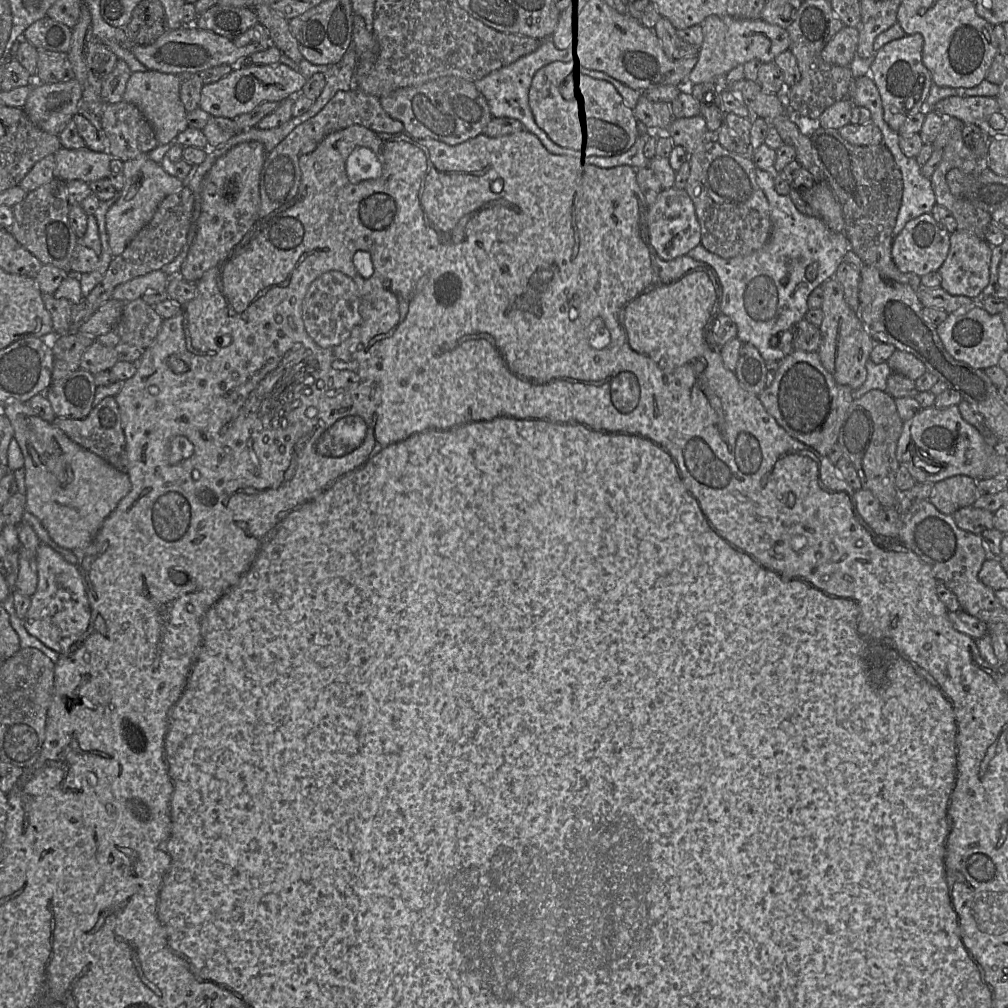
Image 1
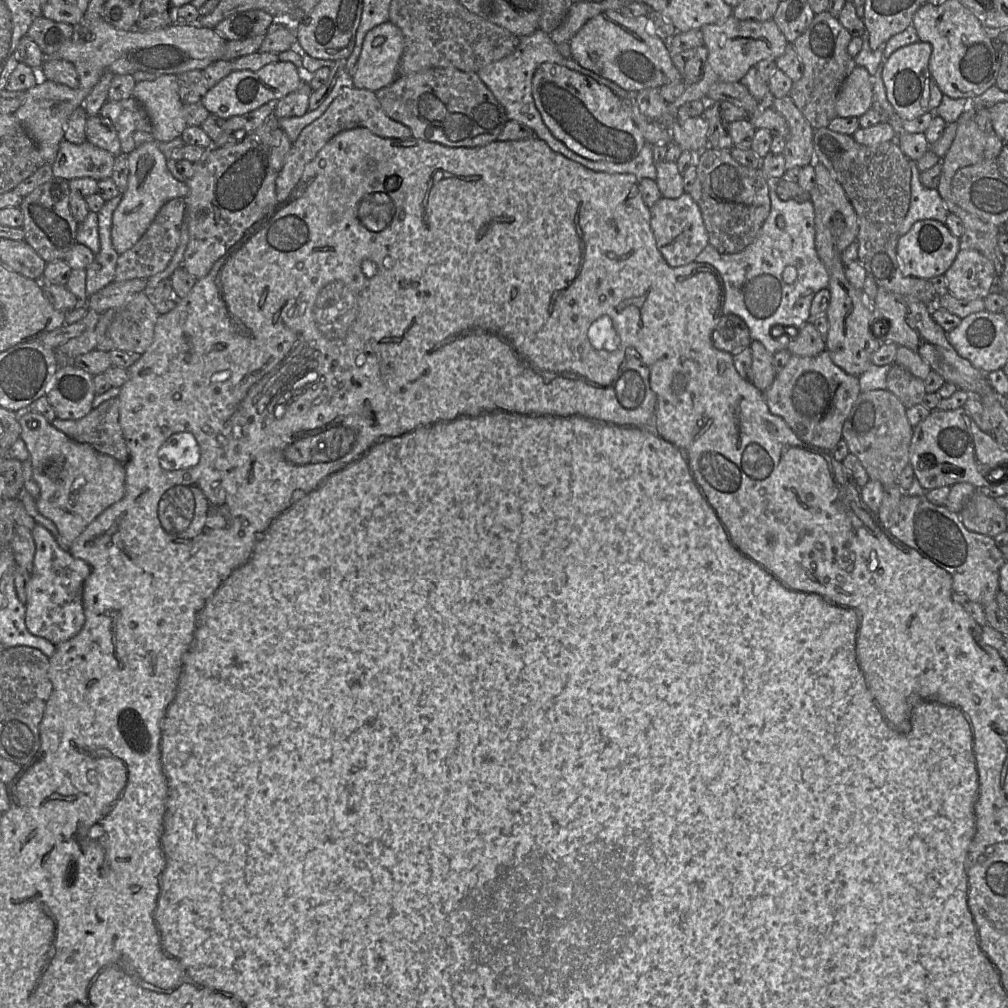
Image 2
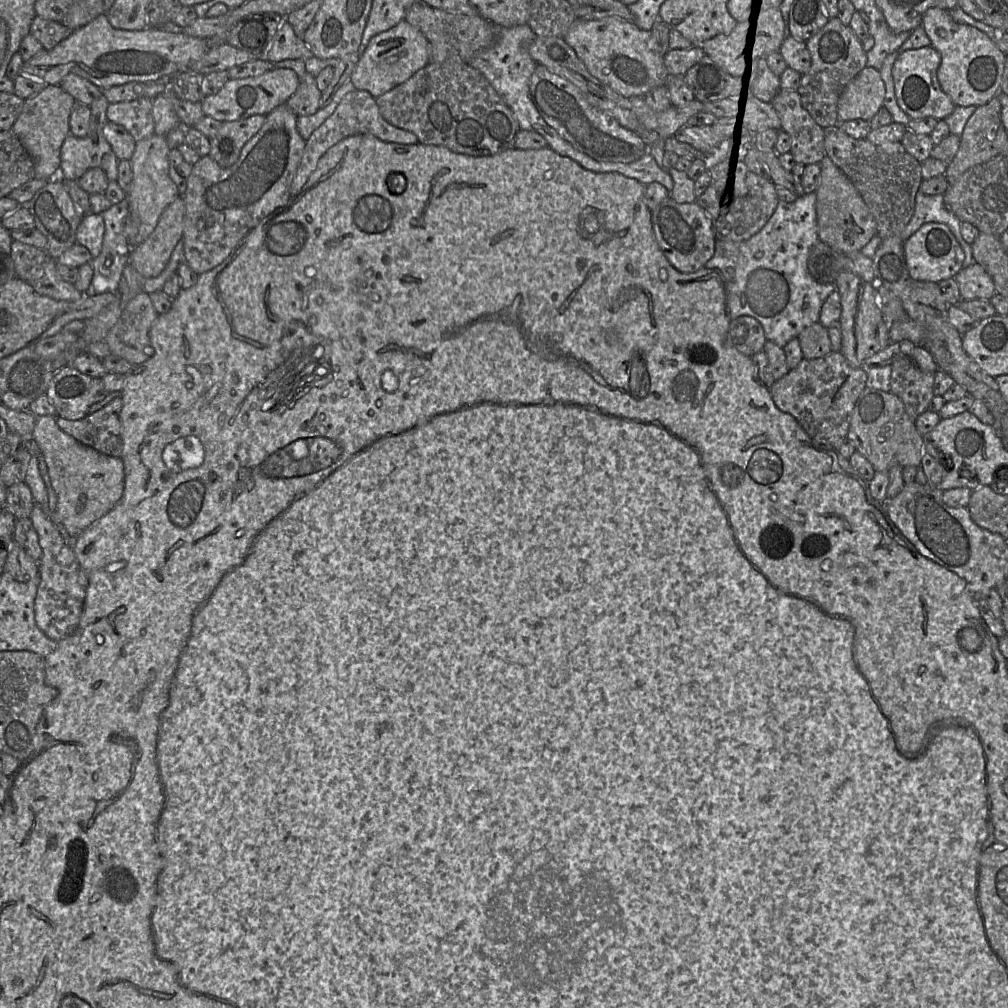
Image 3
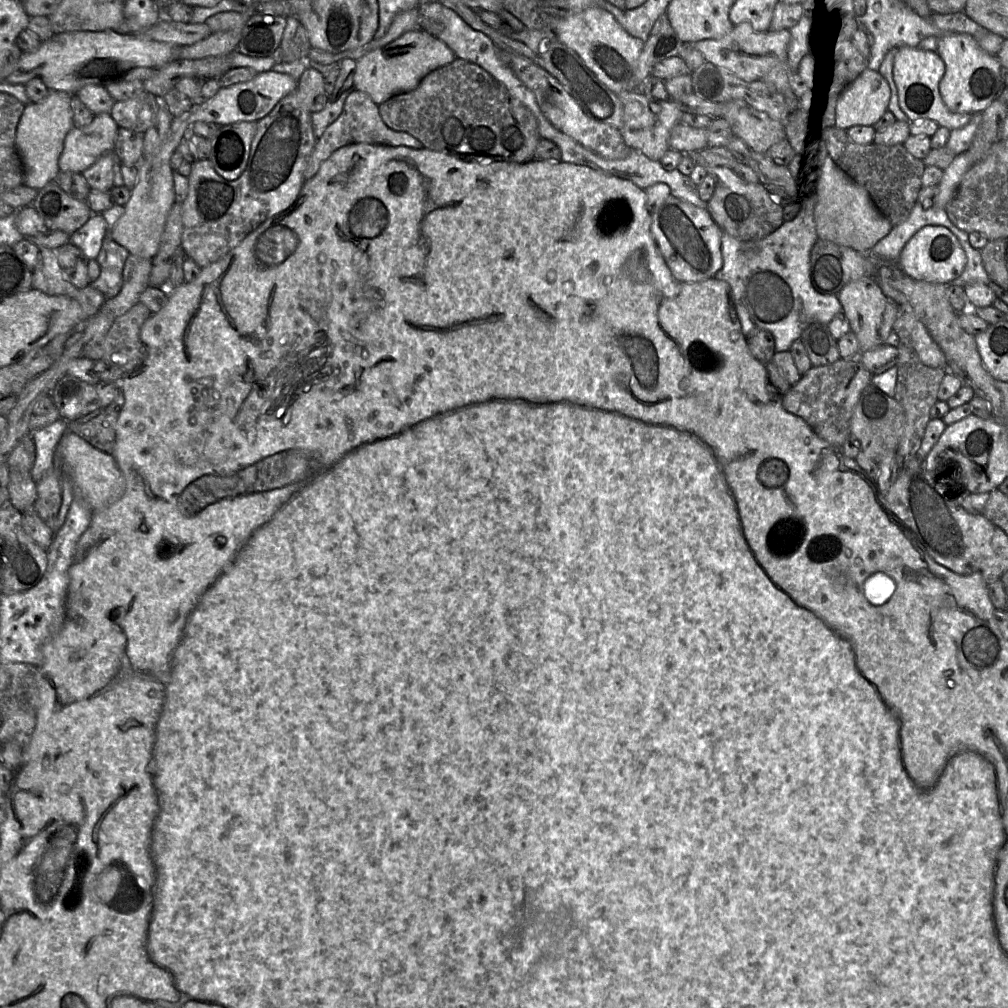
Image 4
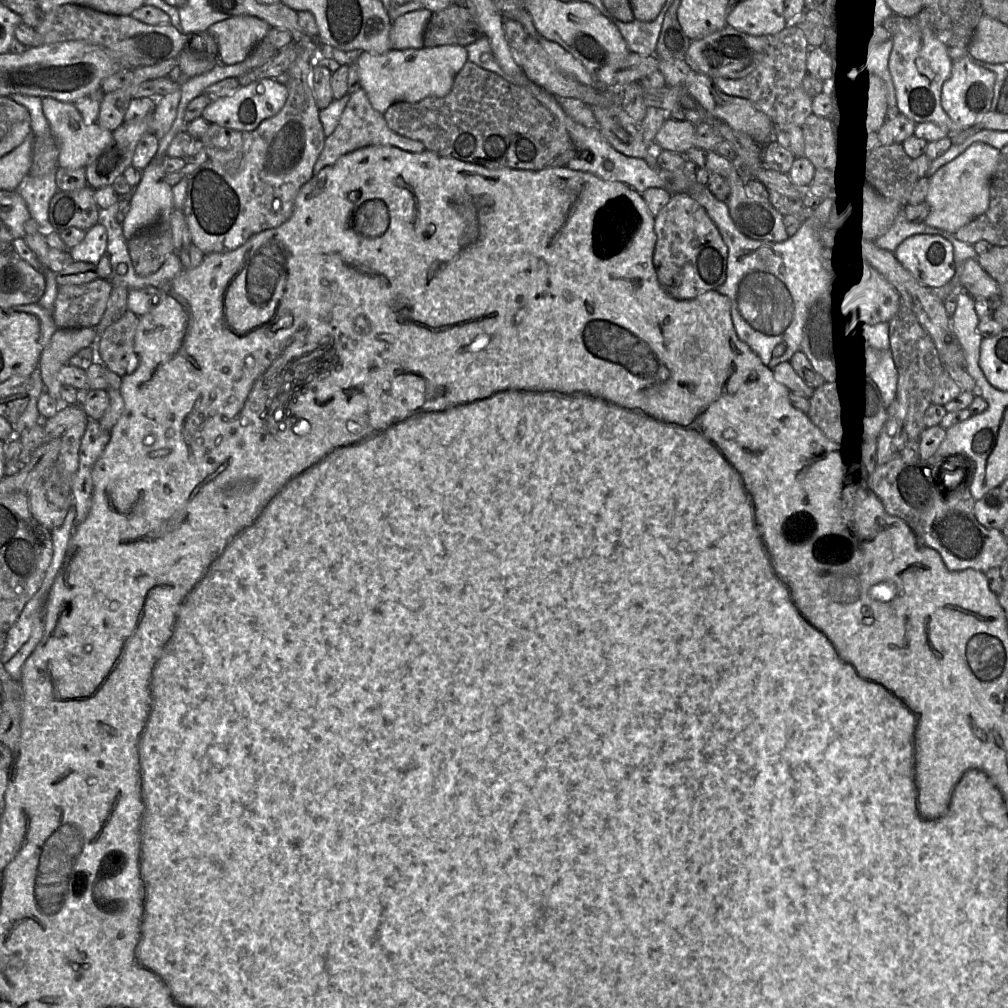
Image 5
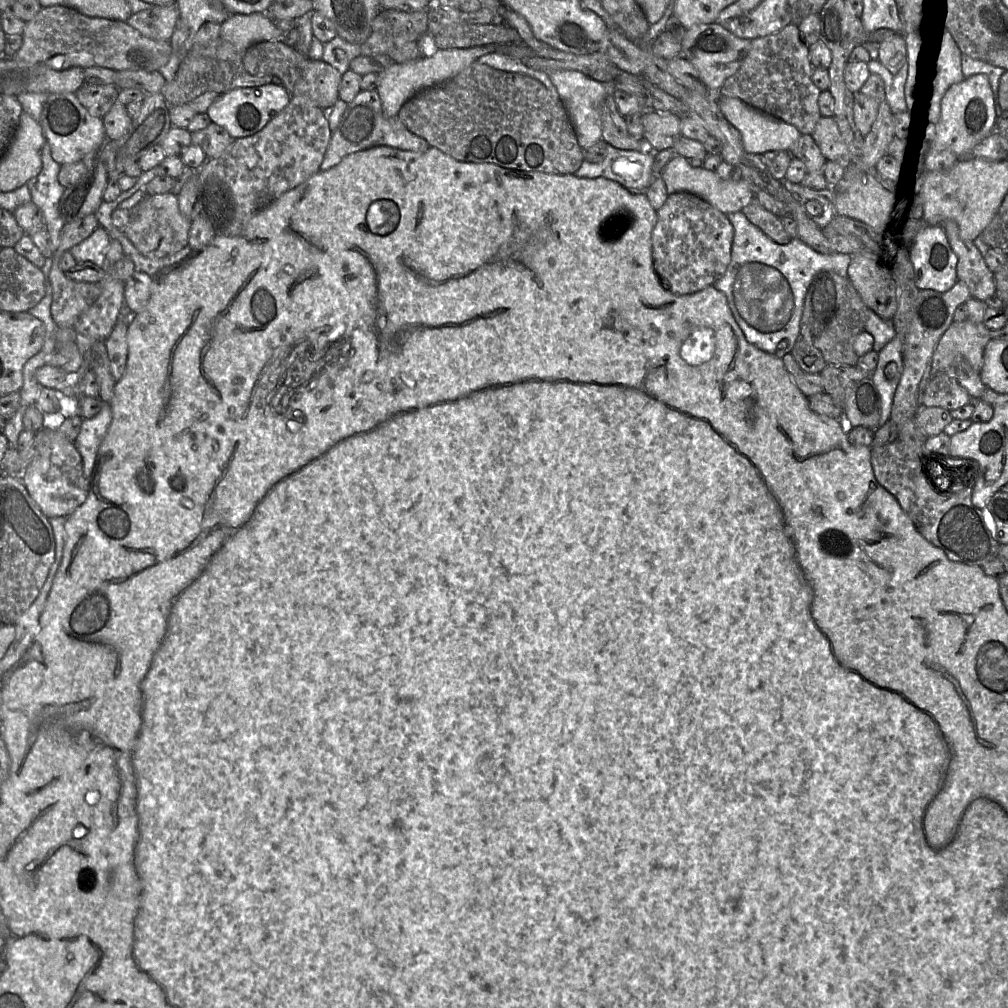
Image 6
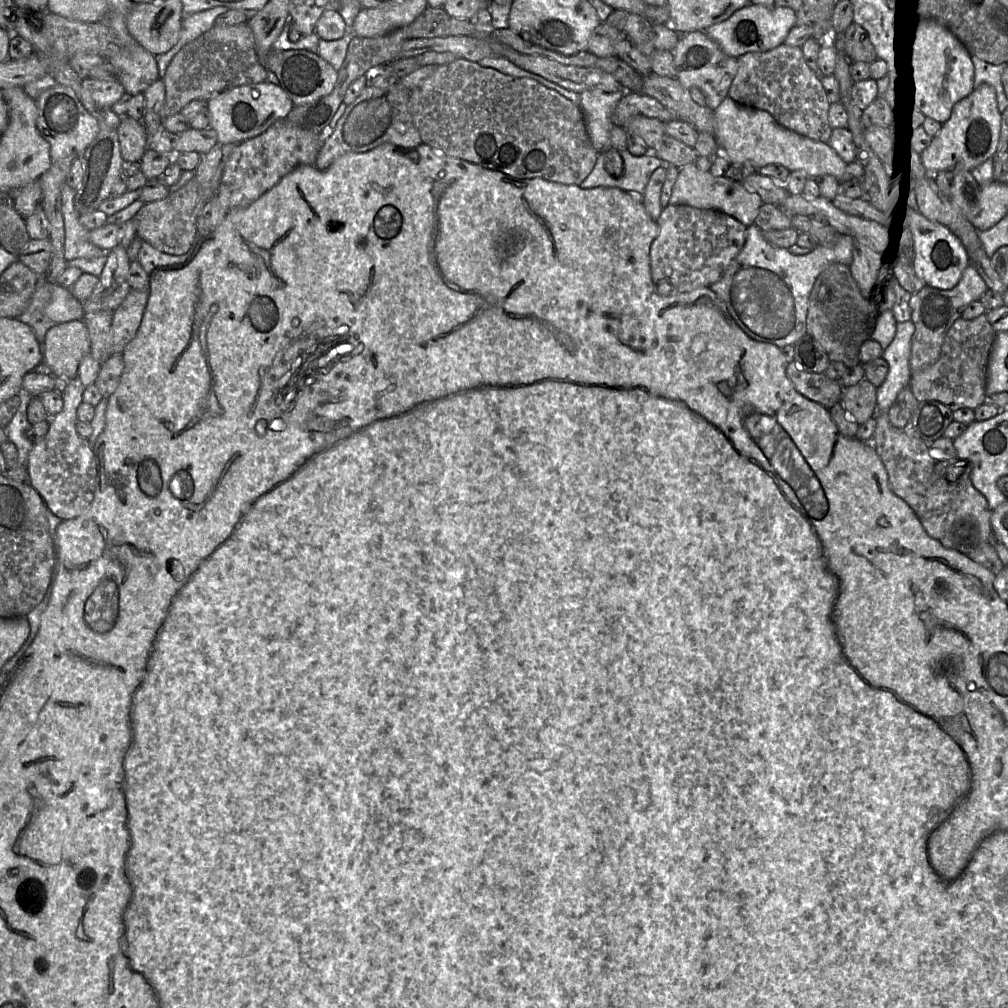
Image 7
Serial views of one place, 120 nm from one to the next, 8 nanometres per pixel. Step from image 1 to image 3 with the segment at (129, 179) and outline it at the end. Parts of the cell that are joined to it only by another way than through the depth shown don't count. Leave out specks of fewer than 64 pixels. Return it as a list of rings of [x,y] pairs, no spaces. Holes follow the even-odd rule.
[[[153,134],[136,142],[133,155],[129,160],[132,167],[132,181],[126,199],[129,205],[129,217],[138,225],[136,241],[145,240],[154,230],[165,208],[181,197],[177,186],[169,176],[169,151],[165,136]]]

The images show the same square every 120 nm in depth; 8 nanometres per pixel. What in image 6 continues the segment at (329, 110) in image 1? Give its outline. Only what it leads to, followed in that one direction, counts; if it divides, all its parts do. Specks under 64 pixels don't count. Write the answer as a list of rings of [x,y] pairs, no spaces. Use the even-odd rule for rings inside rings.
[[[361,90],[353,101],[348,103],[338,126],[332,132],[320,171],[326,171],[337,165],[351,153],[382,145],[413,152],[424,152],[430,147],[423,138],[410,132],[397,116],[389,117],[383,112],[376,90]]]

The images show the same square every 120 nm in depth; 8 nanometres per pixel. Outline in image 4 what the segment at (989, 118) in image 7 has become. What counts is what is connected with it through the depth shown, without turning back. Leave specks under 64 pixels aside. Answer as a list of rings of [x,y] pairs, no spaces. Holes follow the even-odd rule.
[[[948,33],[938,38],[938,55],[945,63],[939,90],[946,107],[959,114],[980,114],[1003,87],[1003,68],[997,56],[984,51],[977,38],[966,33]]]

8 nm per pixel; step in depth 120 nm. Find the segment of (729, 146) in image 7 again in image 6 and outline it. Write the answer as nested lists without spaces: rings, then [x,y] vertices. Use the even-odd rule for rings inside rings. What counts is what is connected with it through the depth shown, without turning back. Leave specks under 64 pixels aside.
[[[720,96],[718,105],[728,122],[740,132],[743,147],[748,153],[759,155],[768,151],[787,151],[790,153],[791,147],[802,135],[793,125],[754,108],[736,97]]]

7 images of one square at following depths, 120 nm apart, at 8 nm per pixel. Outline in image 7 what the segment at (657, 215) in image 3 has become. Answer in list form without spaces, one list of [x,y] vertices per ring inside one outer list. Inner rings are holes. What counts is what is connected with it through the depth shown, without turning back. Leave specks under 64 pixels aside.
[[[669,204],[656,222],[658,235],[650,248],[650,268],[655,289],[662,295],[671,289],[684,293],[717,282],[746,240],[747,226],[718,210]]]

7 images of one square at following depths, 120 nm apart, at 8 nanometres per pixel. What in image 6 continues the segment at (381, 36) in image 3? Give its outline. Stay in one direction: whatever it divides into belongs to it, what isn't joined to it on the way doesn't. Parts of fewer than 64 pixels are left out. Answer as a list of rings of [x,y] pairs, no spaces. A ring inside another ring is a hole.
[[[497,45],[438,49],[432,56],[422,56],[404,63],[393,62],[384,71],[375,73],[378,74],[378,85],[375,90],[379,94],[383,112],[389,117],[397,116],[401,106],[419,91],[455,77],[479,57],[493,51],[498,51]]]

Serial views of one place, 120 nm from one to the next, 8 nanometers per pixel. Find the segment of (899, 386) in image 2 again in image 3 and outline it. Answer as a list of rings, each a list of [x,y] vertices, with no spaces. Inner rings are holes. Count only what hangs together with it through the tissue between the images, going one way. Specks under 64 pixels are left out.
[[[906,356],[892,363],[891,392],[902,400],[913,420],[928,410],[934,397],[934,379],[935,373],[921,370]]]

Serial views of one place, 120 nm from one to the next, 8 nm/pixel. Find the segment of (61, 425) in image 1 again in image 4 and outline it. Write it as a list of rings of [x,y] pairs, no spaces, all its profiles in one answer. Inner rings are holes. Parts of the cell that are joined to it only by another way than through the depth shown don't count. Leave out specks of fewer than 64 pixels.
[[[120,391],[106,408],[93,419],[85,422],[69,422],[68,430],[83,438],[93,447],[111,453],[116,438],[116,424],[125,399]]]

